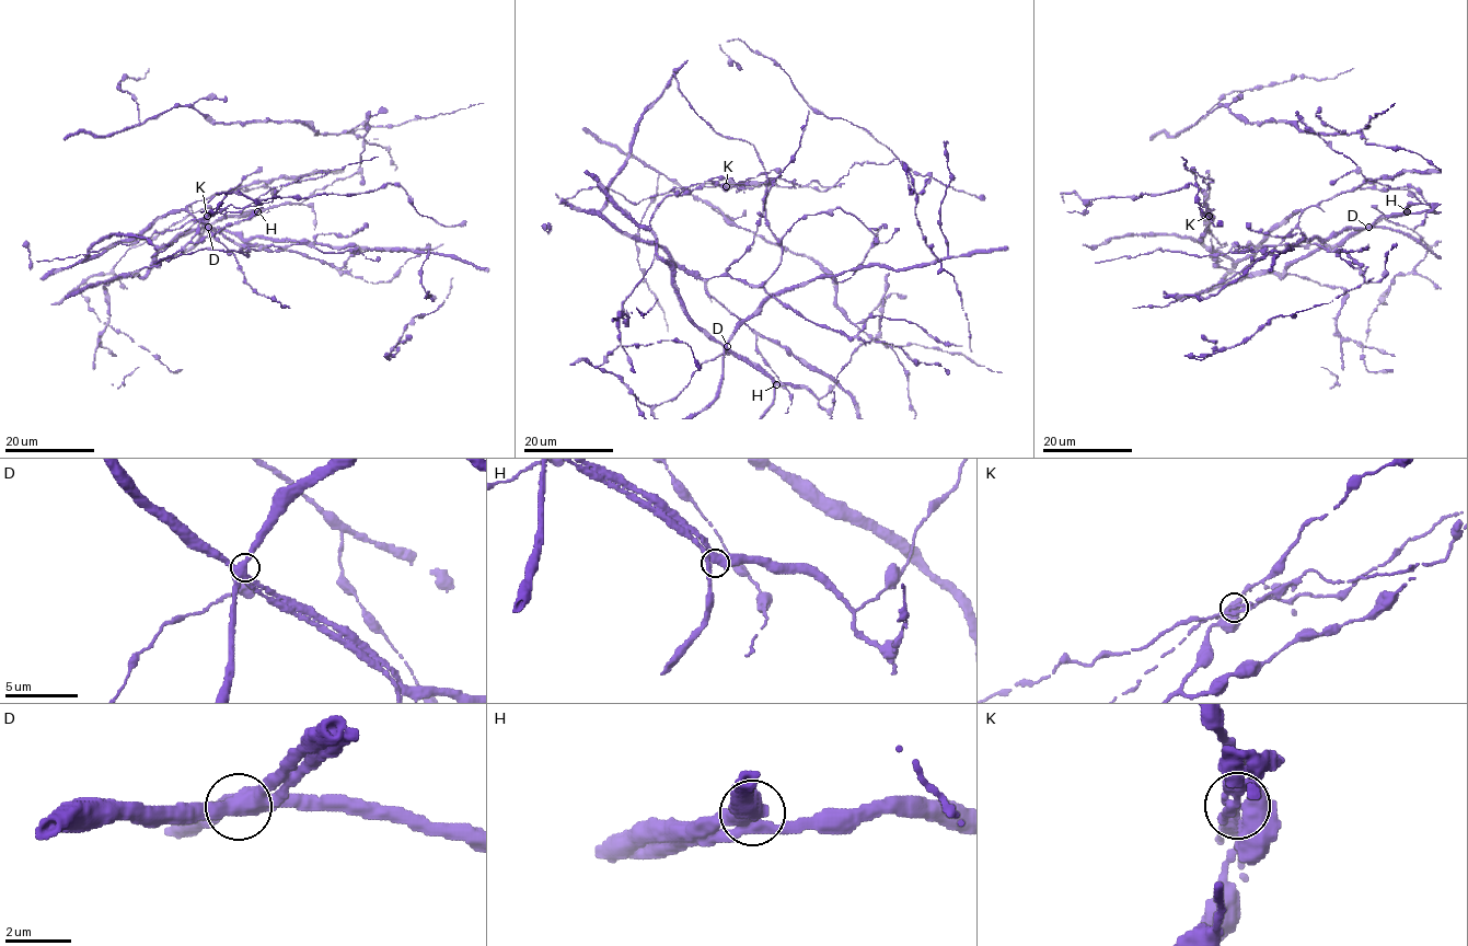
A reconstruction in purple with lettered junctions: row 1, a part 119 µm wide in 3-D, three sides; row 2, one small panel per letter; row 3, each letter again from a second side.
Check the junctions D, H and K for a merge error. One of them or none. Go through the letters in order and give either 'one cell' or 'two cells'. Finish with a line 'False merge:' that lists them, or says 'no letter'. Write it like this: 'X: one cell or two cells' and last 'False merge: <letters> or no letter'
D: one cell
H: one cell
K: two cells
False merge: K

